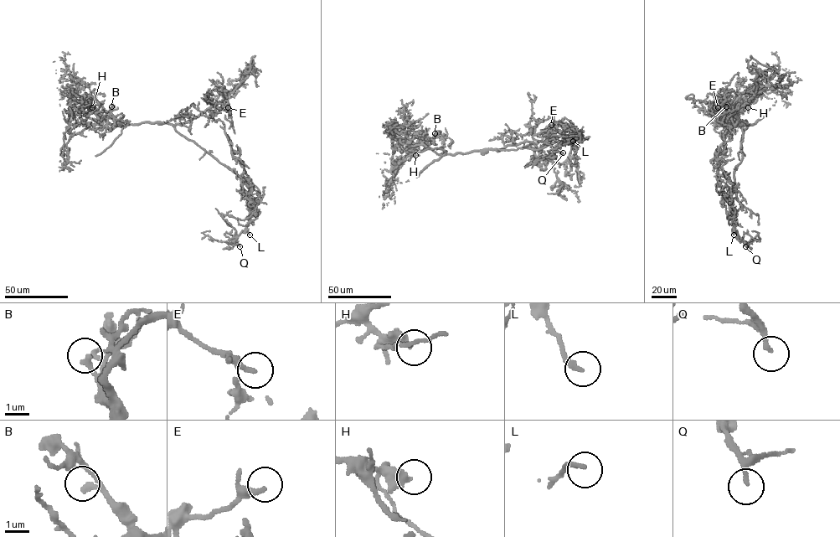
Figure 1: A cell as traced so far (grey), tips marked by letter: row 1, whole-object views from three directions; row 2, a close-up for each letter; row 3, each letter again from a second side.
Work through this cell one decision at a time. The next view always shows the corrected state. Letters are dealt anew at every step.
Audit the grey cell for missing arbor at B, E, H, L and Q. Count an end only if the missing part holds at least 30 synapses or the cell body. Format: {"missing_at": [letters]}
{"missing_at": ["B", "L"]}

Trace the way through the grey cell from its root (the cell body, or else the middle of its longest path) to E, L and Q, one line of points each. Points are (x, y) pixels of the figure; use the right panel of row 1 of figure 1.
E: (742, 125), (738, 122), (734, 110), (733, 112), (722, 105), (718, 107)
L: (742, 125), (742, 159), (734, 171), (734, 185), (728, 193), (734, 234)
Q: (742, 125), (742, 159), (735, 169), (734, 185), (728, 193), (728, 199), (733, 224), (745, 246)

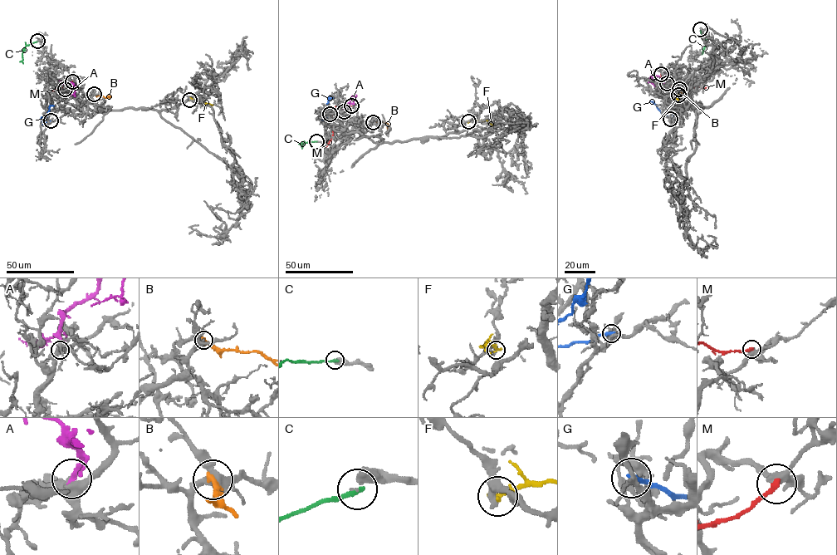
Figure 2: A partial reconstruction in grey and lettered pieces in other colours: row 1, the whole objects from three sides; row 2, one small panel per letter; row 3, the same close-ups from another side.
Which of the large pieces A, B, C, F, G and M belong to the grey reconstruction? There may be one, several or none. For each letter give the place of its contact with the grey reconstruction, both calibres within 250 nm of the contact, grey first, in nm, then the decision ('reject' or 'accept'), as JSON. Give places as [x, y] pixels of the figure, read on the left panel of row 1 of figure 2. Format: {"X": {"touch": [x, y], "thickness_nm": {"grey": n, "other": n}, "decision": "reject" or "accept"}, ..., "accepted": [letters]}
{"A": {"touch": [65, 89], "thickness_nm": {"grey": 360, "other": 280}, "decision": "accept"}, "B": {"touch": [94, 94], "thickness_nm": {"grey": 400, "other": 340}, "decision": "reject"}, "C": {"touch": [37, 41], "thickness_nm": {"grey": 360, "other": 260}, "decision": "reject"}, "F": {"touch": [189, 100], "thickness_nm": {"grey": 360, "other": 240}, "decision": "reject"}, "G": {"touch": [51, 120], "thickness_nm": {"grey": 240, "other": 280}, "decision": "reject"}, "M": {"touch": [72, 81], "thickness_nm": {"grey": 320, "other": 260}, "decision": "reject"}, "accepted": ["A"]}

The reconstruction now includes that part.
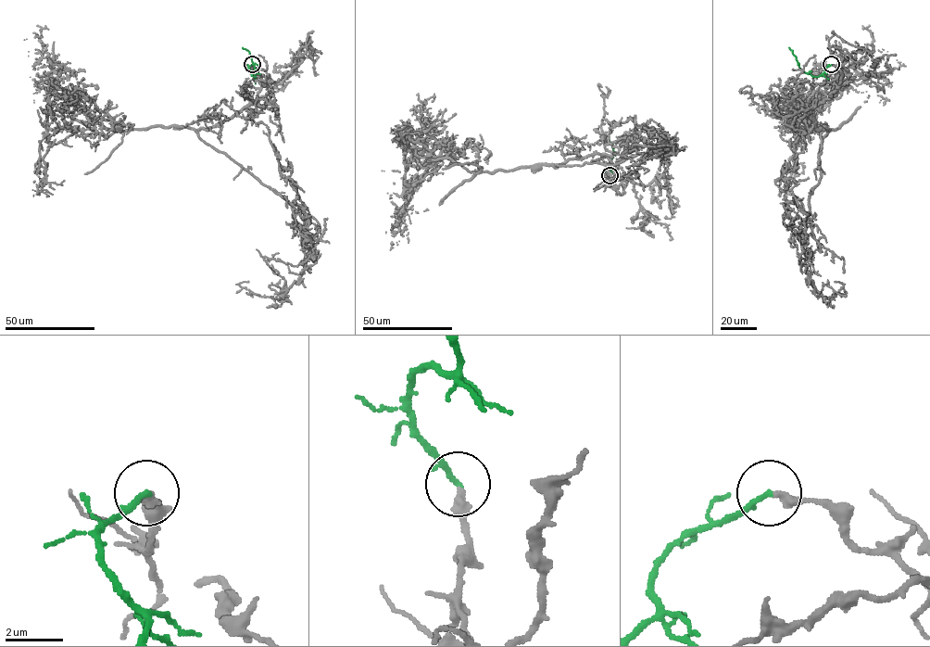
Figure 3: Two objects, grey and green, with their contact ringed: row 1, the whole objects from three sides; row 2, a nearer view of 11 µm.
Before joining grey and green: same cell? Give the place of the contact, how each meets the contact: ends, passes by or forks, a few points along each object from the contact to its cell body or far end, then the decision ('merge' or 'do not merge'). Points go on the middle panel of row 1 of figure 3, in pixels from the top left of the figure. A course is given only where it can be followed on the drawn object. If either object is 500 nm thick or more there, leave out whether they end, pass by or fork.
at (609, 175); grey ends there; green ends there; grey runs (609, 176), (617, 189), (604, 155), (475, 173), (430, 158), (435, 170), (409, 187), (392, 226), (406, 227); green runs (609, 176), (606, 170), (609, 168), (613, 145), (599, 133); do not merge

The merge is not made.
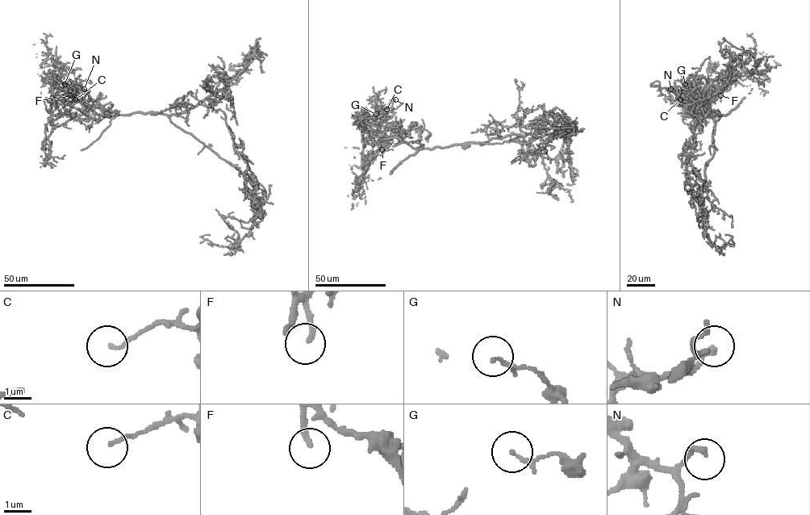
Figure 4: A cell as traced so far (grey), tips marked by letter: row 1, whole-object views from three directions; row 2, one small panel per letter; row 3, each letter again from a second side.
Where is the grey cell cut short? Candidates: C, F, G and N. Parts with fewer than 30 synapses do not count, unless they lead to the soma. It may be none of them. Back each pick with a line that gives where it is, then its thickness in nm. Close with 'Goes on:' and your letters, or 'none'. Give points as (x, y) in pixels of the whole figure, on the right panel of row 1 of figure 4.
F: (720, 95) | 180 nm
Goes on: F

